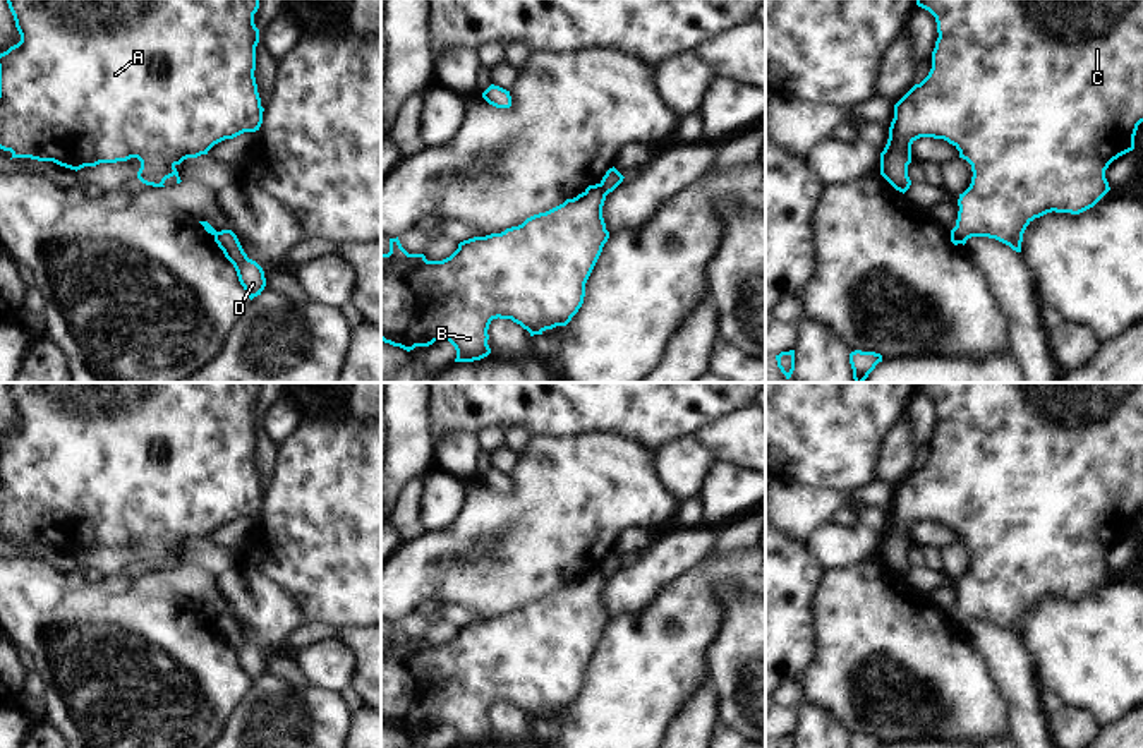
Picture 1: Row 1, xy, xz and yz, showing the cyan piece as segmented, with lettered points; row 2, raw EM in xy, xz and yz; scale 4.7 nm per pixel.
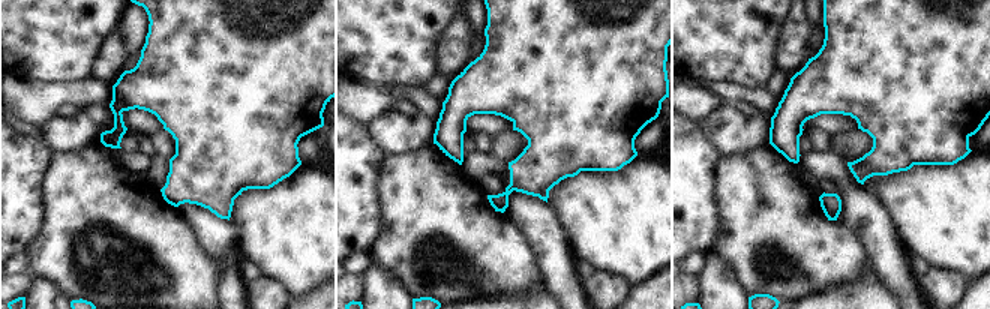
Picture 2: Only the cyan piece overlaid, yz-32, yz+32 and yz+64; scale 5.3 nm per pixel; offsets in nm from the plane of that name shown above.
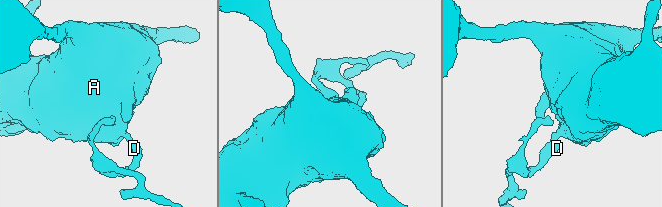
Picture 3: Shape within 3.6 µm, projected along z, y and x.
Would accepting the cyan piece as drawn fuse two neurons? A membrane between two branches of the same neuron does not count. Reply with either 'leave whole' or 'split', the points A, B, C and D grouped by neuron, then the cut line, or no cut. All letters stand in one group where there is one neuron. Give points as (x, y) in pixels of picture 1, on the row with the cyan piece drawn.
split; groups A B C / D; cut xz (598, 184), (604, 196)

